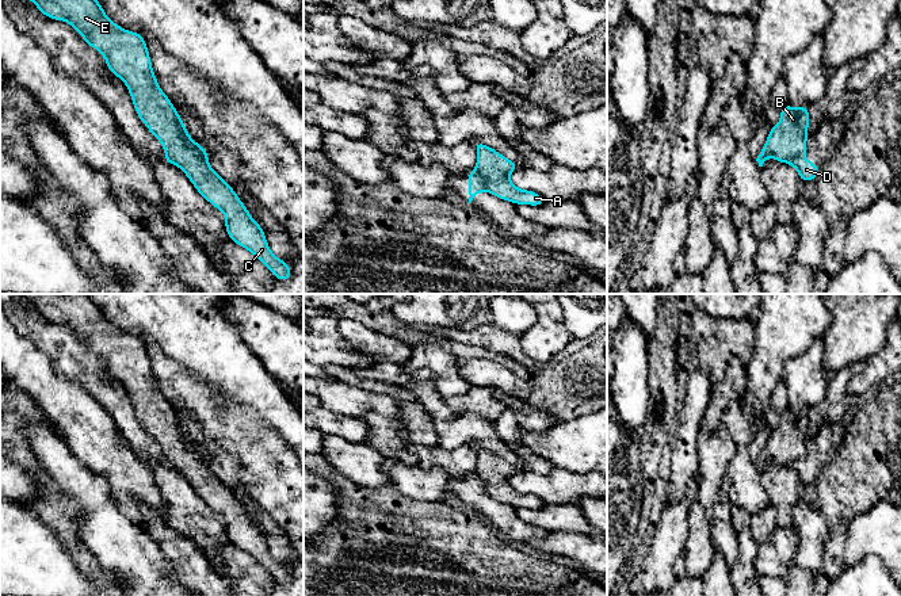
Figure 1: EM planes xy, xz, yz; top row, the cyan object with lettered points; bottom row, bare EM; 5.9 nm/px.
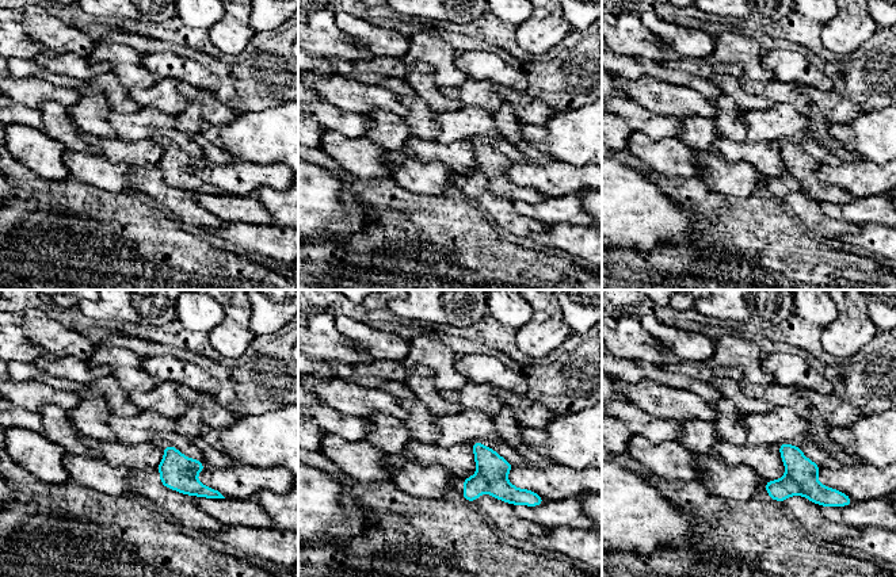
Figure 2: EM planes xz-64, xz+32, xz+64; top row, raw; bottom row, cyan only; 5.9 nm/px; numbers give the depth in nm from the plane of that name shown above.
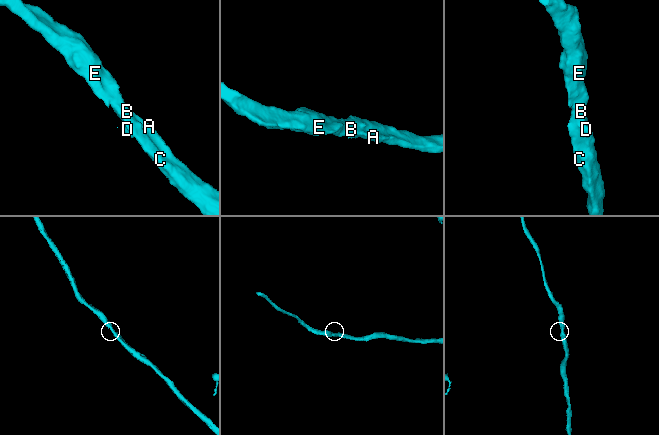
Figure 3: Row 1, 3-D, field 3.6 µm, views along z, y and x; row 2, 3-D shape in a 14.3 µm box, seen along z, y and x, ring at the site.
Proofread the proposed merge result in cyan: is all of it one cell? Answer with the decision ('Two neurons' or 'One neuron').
Two neurons

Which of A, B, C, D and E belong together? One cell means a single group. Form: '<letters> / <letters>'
A B C E / D

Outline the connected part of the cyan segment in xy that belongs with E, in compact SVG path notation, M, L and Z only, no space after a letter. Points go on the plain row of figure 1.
M88 294L20 297L45 320L68 325L106 362L107 371L126 387L138 421L159 443L165 458L186 477L196 494L225 519L229 542L255 558L276 582L287 585L290 568L271 555L263 531L232 489L209 469L209 456L190 440L184 424L161 394L144 340L108 322L102 307Z

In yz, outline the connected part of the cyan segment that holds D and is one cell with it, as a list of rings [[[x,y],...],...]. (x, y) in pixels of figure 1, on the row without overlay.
[[[799,458],[799,459],[793,461],[789,465],[789,467],[793,469],[797,473],[799,482],[802,485],[814,484],[817,477],[818,477],[818,473],[820,473],[820,470],[817,467],[809,465],[805,461],[805,458]]]

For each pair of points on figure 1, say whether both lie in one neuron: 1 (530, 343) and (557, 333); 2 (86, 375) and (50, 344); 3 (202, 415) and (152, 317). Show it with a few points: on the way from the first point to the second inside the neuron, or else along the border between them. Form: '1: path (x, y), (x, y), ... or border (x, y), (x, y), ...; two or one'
1: path (537, 343), (550, 336); one
2: path (77, 367), (58, 348); one
3: border (149, 339), (167, 356), (199, 378); two

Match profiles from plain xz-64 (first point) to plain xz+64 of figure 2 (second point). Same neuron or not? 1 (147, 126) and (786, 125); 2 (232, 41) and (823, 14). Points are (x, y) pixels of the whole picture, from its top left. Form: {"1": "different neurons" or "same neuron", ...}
{"1": "same neuron", "2": "different neurons"}

